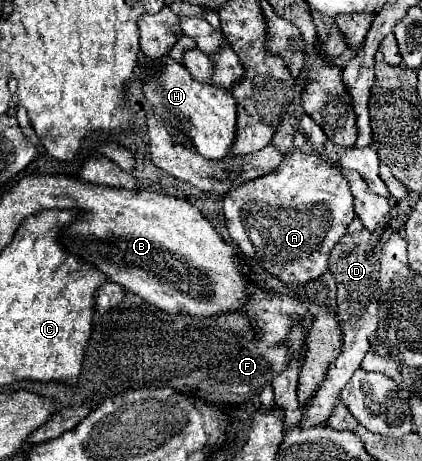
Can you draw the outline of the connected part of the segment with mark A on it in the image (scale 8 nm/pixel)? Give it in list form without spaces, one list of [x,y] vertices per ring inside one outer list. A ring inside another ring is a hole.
[[[299,150],[285,154],[277,170],[227,192],[223,198],[223,212],[229,226],[229,236],[239,244],[241,252],[283,282],[309,282],[327,272],[329,252],[341,240],[341,236],[347,234],[347,226],[355,218],[353,196],[347,180],[337,172],[337,168],[333,168],[333,164],[315,154],[303,154]]]

